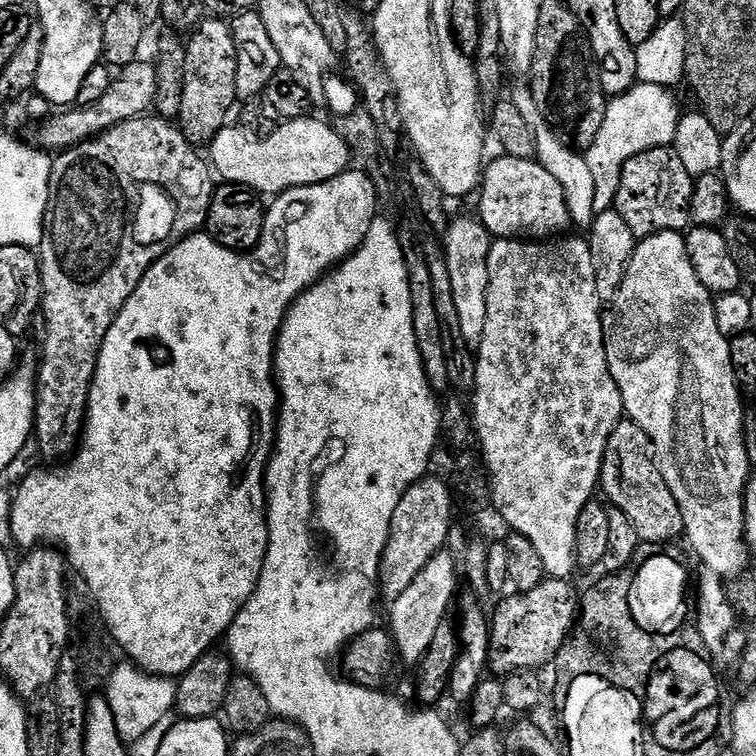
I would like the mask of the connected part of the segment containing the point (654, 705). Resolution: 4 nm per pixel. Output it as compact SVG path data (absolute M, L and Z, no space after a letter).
M676 648L666 654L658 684L653 684L649 696L643 697L643 719L657 747L666 750L702 748L720 728L720 680L716 677L716 668L696 652L692 648Z

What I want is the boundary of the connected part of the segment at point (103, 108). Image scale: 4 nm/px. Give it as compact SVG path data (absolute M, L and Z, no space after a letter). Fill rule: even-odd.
M138 58L133 64L127 64L125 68L115 73L112 84L106 90L102 98L94 101L92 105L84 107L72 106L67 110L60 110L57 116L48 114L39 122L36 133L30 138L31 143L38 149L43 149L49 154L59 154L66 148L73 148L75 144L81 144L83 140L90 140L99 136L107 128L115 124L121 124L127 120L133 120L145 115L150 105L156 98L156 65Z

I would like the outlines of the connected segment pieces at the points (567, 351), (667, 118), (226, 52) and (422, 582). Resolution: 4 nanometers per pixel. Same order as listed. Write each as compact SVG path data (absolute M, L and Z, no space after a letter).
M565 235L563 238L552 238L547 242L529 242L519 238L496 238L489 246L489 286L486 290L486 324L485 333L478 343L476 358L476 401L470 404L470 415L474 421L474 436L480 439L479 451L482 453L482 464L492 482L492 498L490 504L501 512L509 529L530 540L538 555L542 558L545 573L553 580L568 580L572 571L577 571L576 532L579 515L588 500L593 499L600 483L600 467L606 454L606 442L610 434L625 415L622 394L610 374L610 366L606 362L606 346L603 342L602 302L598 298L598 290L594 282L594 258L587 239Z
M637 82L629 92L609 99L606 118L594 142L586 148L590 174L594 176L595 213L607 212L615 205L622 166L626 166L630 158L651 148L667 148L673 143L682 117L682 109L676 105L676 100L671 94L673 93L662 85Z
M216 16L199 22L191 36L185 45L186 78L183 79L182 105L177 121L180 131L193 146L206 146L227 125L228 112L238 102L237 46L231 25Z
M447 550L437 552L430 562L406 586L406 590L397 600L391 601L392 626L390 633L395 644L395 651L399 659L412 666L419 665L420 659L426 654L430 641L434 639L434 633L438 630L438 622L442 622L448 615L448 607L452 599L457 599L456 572L458 576L458 560L455 555Z

